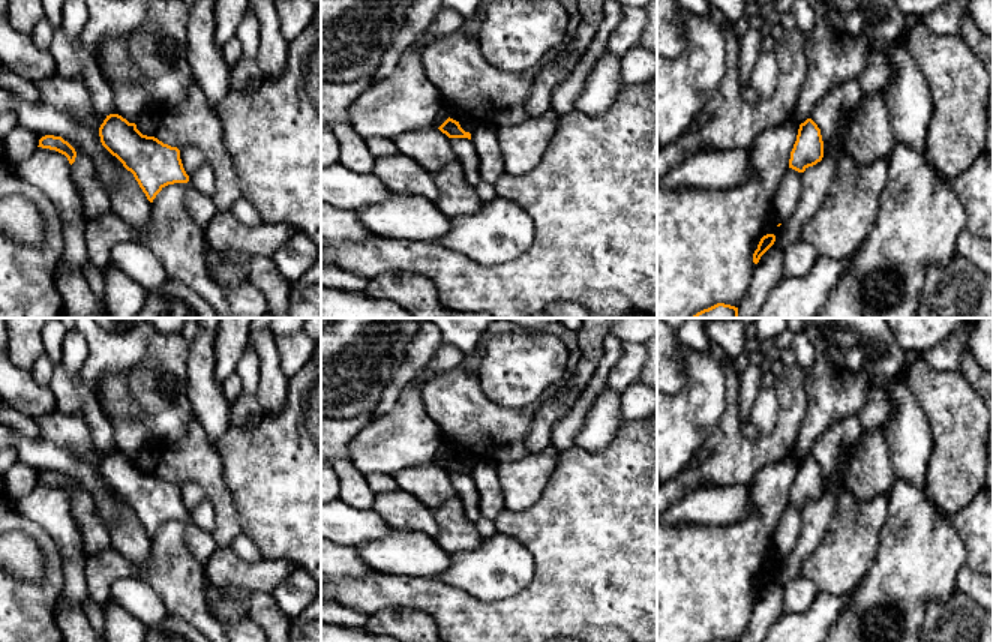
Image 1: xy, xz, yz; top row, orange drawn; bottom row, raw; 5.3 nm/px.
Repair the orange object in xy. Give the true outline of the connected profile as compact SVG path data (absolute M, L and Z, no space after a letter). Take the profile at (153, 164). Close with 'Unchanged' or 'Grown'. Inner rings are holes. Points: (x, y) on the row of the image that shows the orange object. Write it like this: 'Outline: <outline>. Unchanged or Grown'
Outline: M106 116L99 136L102 146L134 174L150 202L165 186L189 182L177 147L142 135L135 123L122 116Z. Unchanged

